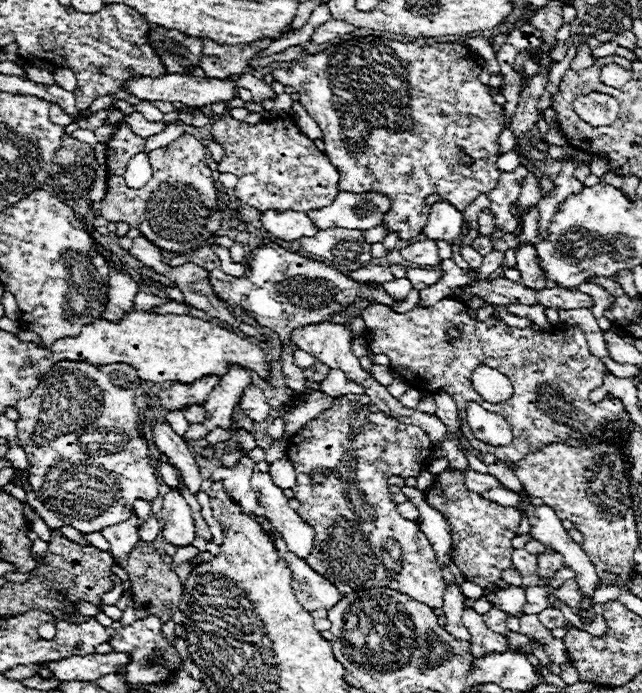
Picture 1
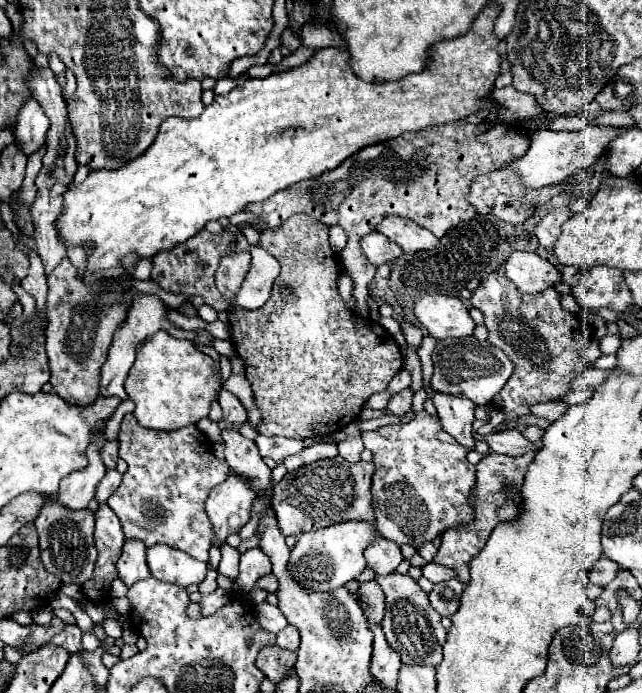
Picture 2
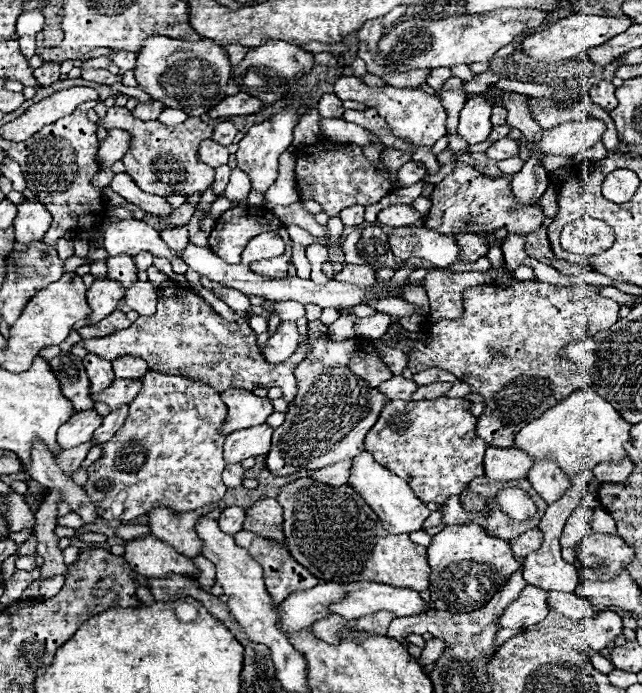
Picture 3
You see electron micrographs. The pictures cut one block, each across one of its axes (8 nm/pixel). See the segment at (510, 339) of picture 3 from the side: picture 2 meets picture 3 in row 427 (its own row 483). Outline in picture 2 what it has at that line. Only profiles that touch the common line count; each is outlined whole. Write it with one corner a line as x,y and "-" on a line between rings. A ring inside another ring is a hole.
538,450
528,452
524,456
506,456
498,452
490,452
484,456
478,466
476,466
476,486
470,496
470,506
474,508
474,520
470,524
460,524
458,528
450,528
450,532
442,534
442,544
434,556
436,564
448,566
456,572
456,580
462,580
462,584
470,582
470,560
486,546
486,540
490,538
490,532
502,524
502,522
512,522
518,518
522,512
522,484
524,484
524,474
530,462
534,460
534,454

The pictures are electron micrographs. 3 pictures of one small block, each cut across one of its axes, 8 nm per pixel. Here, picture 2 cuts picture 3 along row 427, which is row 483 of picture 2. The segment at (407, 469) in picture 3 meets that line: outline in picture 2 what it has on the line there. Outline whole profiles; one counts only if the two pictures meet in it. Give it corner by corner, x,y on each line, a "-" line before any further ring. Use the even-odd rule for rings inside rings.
426,386
414,394
412,408
416,418
408,424
382,426
374,432
364,432
362,442
374,454
374,512
376,528
384,538
396,544
420,546
432,540
456,524
470,522
472,508
468,504
470,492
476,484
474,466
466,460
468,448
462,448
444,428
438,418
424,412
424,400
428,398

